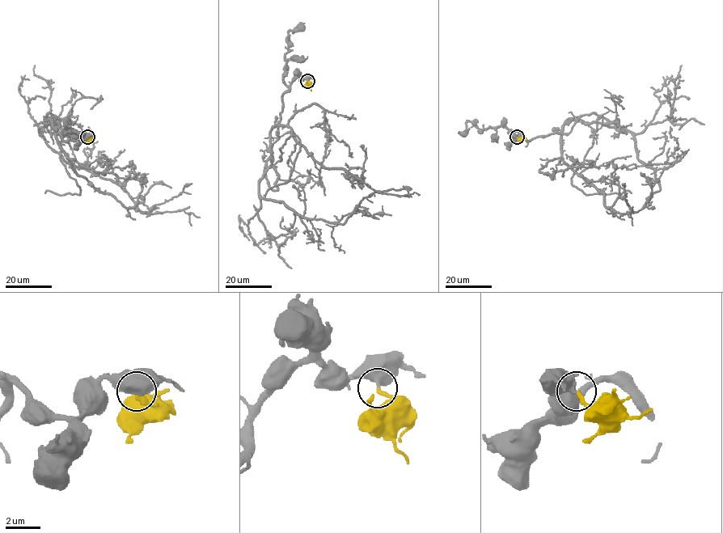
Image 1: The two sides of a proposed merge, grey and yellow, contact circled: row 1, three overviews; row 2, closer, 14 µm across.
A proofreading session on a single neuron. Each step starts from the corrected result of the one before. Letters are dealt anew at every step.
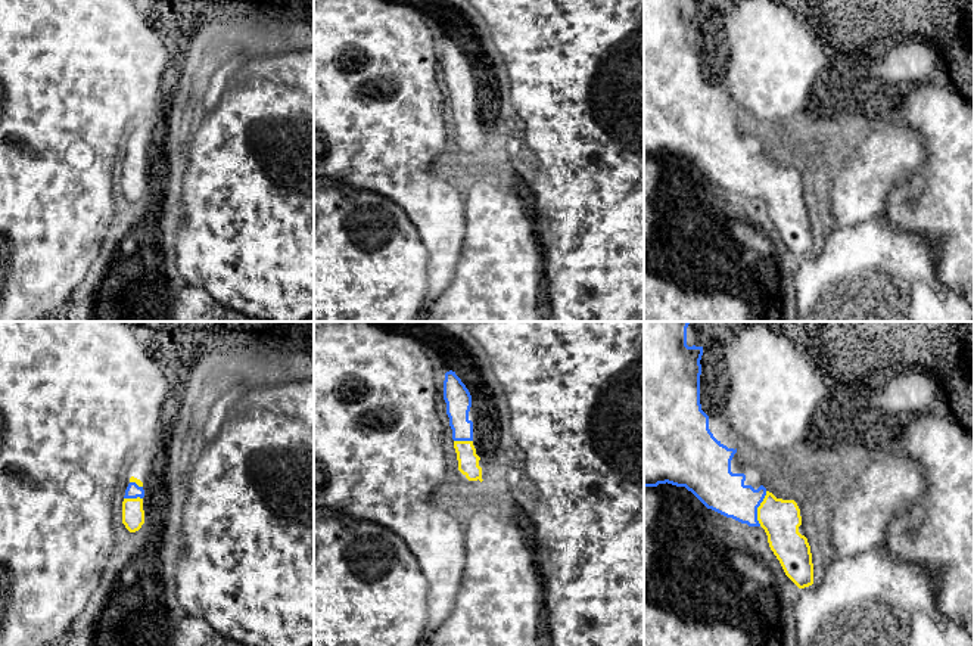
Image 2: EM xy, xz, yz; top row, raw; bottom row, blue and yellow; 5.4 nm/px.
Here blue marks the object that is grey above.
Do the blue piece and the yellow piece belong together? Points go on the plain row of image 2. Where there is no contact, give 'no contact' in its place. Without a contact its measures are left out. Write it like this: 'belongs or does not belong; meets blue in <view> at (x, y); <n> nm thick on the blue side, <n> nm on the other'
belongs; meets blue in yz at (756, 179); 240 nm thick on the blue side, 220 nm on the other

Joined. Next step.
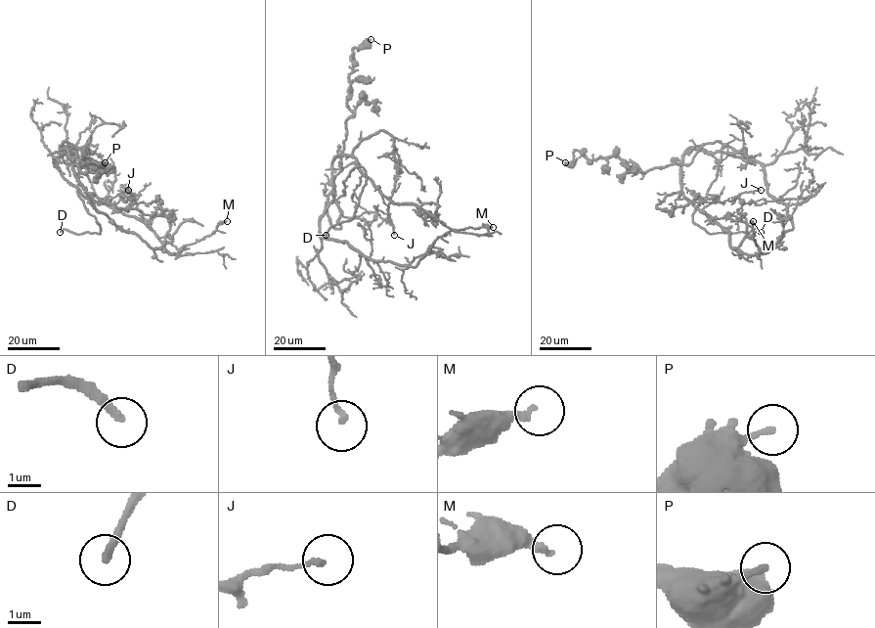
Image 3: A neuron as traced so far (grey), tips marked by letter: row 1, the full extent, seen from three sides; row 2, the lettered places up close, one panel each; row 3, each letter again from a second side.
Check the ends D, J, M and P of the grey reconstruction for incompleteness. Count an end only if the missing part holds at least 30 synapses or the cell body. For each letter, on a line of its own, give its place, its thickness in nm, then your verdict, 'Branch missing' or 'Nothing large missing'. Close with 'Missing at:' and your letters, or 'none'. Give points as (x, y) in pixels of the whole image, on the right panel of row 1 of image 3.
D: Place: (761, 232). Thickness 240 nm. Branch missing
J: Place: (761, 190). Thickness 140 nm. Nothing large missing
M: Place: (753, 221). Thickness 190 nm. Nothing large missing
P: Place: (565, 162). Thickness 170 nm. Nothing large missing
Missing at: D

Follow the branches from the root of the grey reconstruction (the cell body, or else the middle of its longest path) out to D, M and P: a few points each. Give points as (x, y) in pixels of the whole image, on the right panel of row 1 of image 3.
D: (725, 153), (726, 144), (721, 149), (717, 178), (692, 220), (710, 233), (747, 234), (754, 229), (761, 232)
M: (725, 153), (753, 158), (761, 164), (766, 191), (786, 205), (793, 227), (763, 253), (753, 239), (753, 221)
P: (725, 153), (755, 164), (718, 141), (688, 164), (644, 172), (577, 151), (565, 162)

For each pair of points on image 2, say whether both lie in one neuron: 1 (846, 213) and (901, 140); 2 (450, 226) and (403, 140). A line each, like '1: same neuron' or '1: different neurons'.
1: same neuron
2: same neuron

